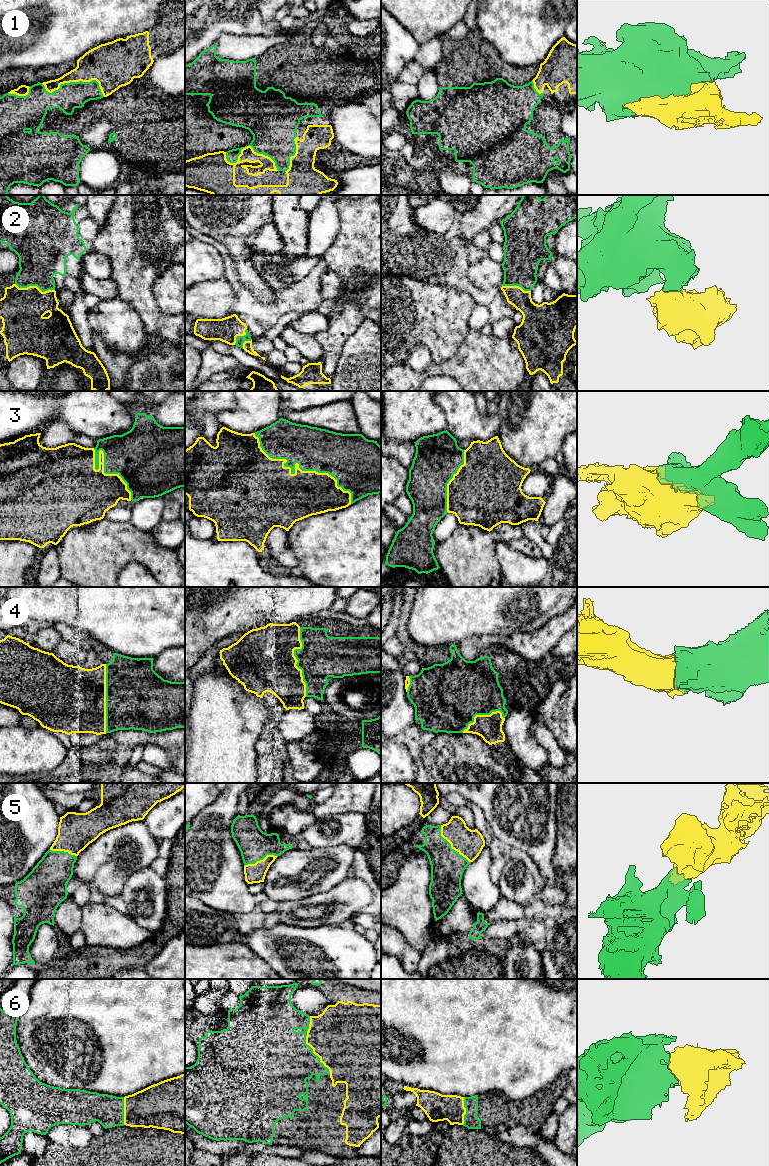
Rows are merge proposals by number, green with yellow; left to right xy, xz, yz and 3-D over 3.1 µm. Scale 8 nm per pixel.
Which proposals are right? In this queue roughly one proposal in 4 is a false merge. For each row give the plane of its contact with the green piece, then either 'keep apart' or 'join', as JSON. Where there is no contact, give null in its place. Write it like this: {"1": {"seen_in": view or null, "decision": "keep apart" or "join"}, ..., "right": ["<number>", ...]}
{"1": {"seen_in": "xy", "decision": "join"}, "2": {"seen_in": "xy", "decision": "join"}, "3": {"seen_in": "xz", "decision": "join"}, "4": {"seen_in": "xz", "decision": "join"}, "5": {"seen_in": "yz", "decision": "join"}, "6": {"seen_in": "xz", "decision": "join"}, "right": ["1", "2", "3", "4", "5", "6"]}

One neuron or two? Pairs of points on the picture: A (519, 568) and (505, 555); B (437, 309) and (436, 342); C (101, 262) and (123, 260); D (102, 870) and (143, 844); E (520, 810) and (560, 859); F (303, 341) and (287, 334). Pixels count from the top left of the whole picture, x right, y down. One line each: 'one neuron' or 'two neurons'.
A: one neuron
B: one neuron
C: two neurons
D: one neuron
E: two neurons
F: one neuron

